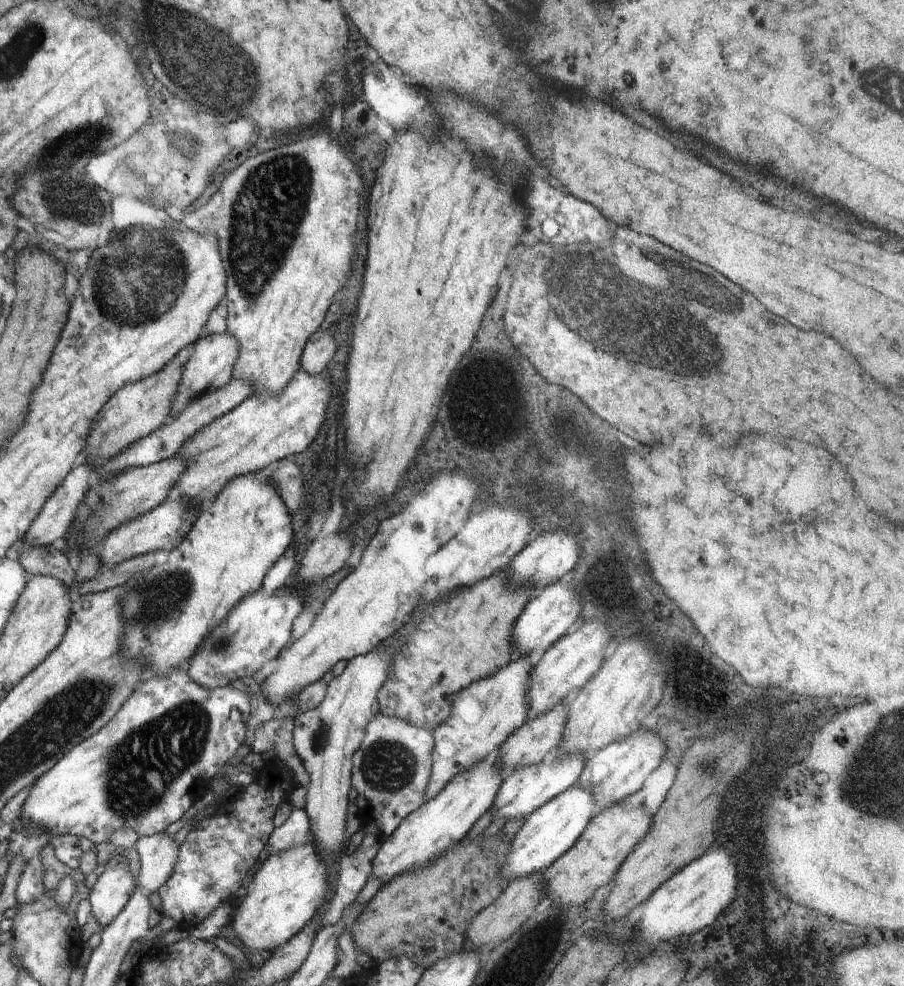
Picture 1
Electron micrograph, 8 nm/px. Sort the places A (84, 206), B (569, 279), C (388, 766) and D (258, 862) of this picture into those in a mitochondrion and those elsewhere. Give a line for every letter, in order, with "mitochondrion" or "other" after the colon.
A: mitochondrion
B: mitochondrion
C: mitochondrion
D: other

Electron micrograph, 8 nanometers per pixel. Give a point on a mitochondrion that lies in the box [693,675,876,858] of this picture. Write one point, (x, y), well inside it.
(705, 763)

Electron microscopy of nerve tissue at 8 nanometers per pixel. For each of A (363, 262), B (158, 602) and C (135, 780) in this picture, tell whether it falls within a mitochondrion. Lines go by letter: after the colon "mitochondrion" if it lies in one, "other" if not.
A: other
B: mitochondrion
C: mitochondrion

